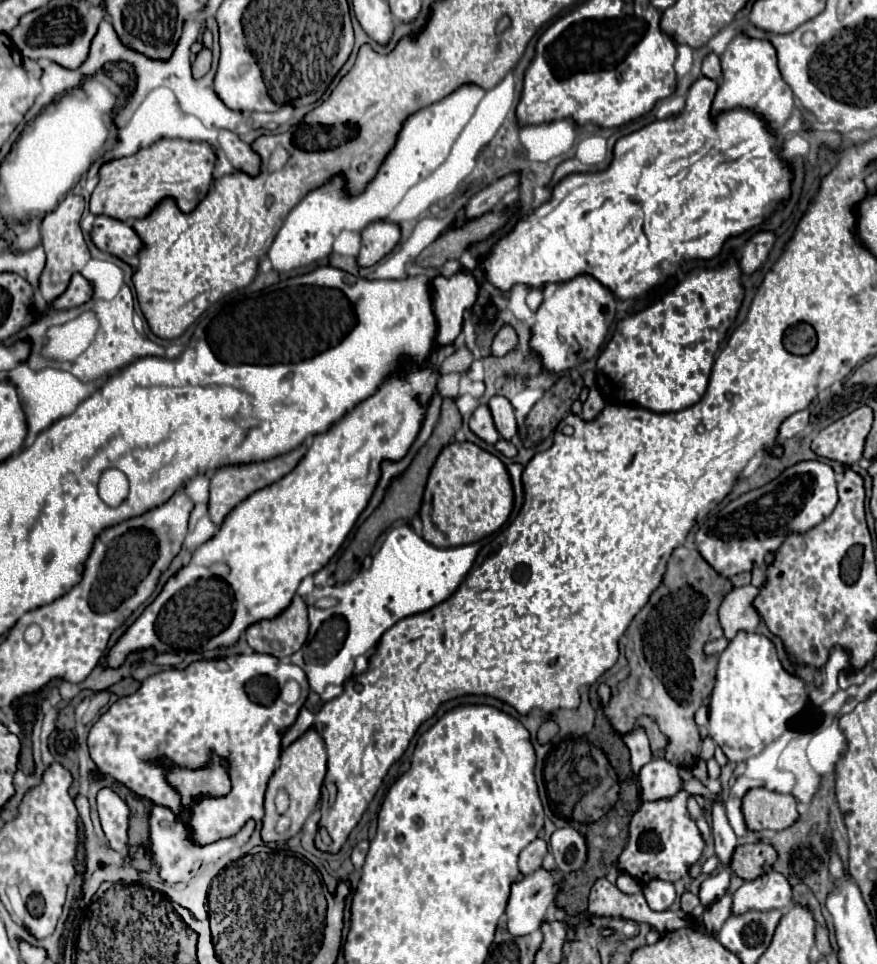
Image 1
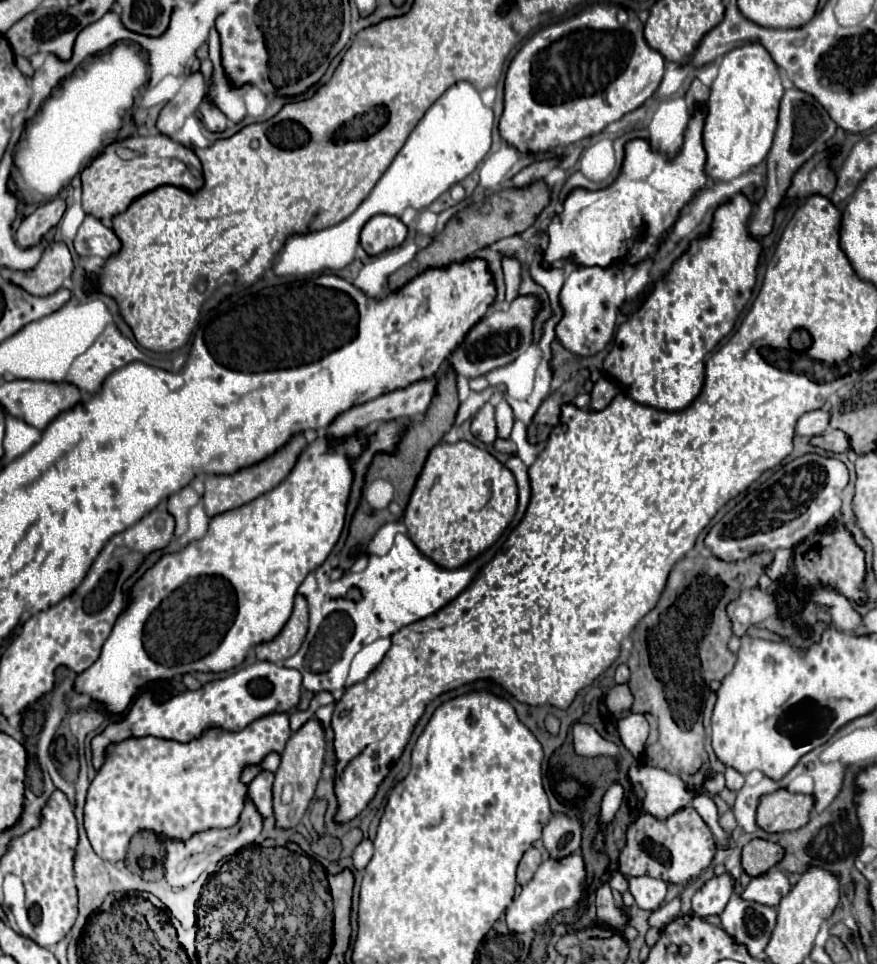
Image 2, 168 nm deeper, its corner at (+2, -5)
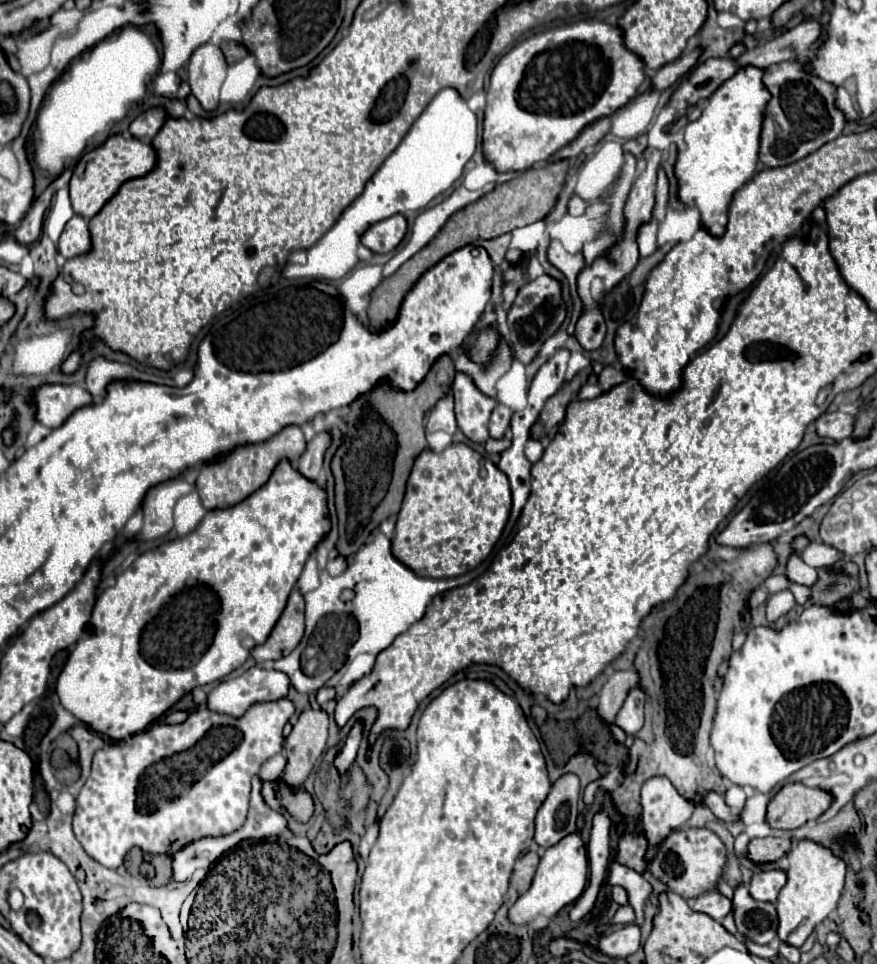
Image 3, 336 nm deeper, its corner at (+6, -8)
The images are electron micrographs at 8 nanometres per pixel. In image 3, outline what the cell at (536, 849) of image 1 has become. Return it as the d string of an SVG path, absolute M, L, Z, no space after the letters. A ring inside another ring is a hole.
M526 852L522 858L516 860L514 864L514 872L512 872L512 878L510 878L510 886L518 892L518 894L524 894L530 884L532 884L532 876L536 872L536 866L538 866L538 854L536 852Z

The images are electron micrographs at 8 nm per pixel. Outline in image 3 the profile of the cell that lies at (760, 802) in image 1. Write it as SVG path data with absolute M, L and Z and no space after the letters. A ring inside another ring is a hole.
M802 782L786 784L780 788L780 792L772 798L768 804L768 822L772 828L782 828L782 830L794 830L806 824L808 820L816 820L822 812L826 812L832 804L832 794L822 788L808 788Z

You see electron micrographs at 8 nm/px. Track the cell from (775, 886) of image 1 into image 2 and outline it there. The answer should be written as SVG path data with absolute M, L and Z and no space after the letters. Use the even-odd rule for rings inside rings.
M770 869L748 883L748 887L742 891L742 899L776 907L782 901L782 897L790 893L790 889L792 887L788 883L788 877L780 869Z

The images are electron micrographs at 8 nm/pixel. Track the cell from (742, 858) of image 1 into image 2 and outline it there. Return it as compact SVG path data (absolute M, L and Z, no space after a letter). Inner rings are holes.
M752 839L742 847L742 869L750 877L758 877L770 871L774 865L778 865L782 857L784 857L784 851L778 843Z

